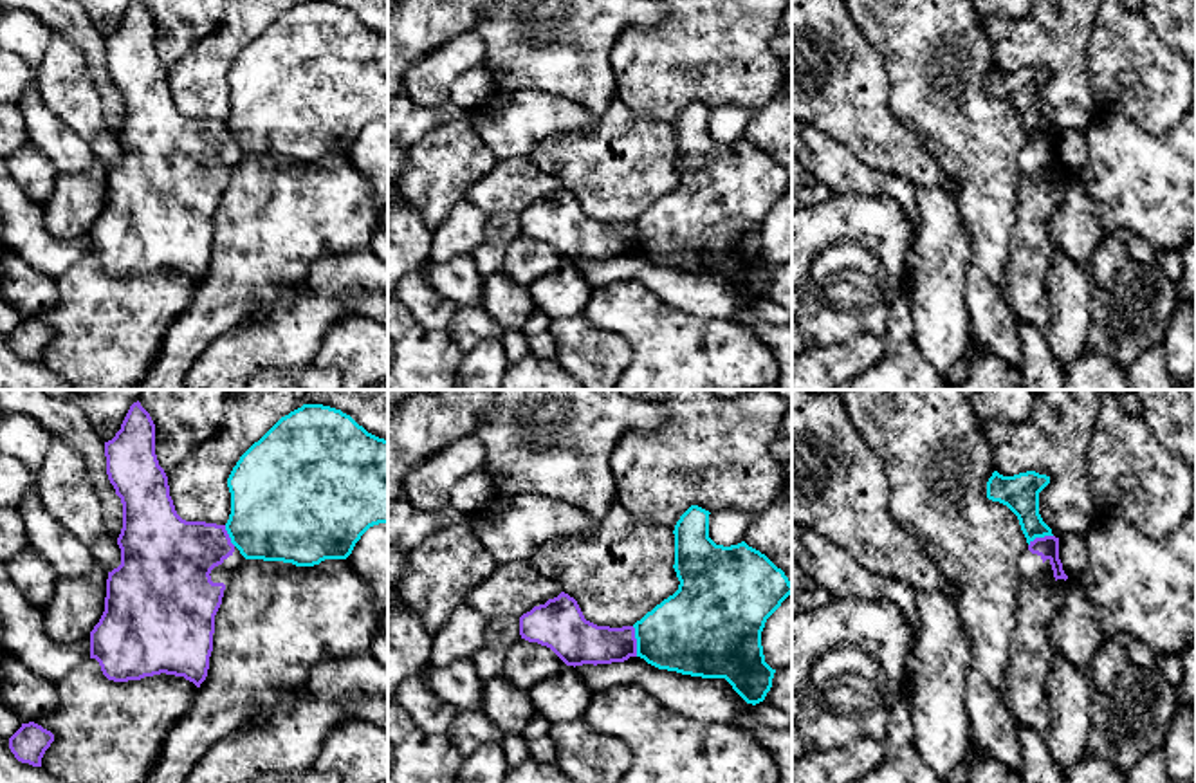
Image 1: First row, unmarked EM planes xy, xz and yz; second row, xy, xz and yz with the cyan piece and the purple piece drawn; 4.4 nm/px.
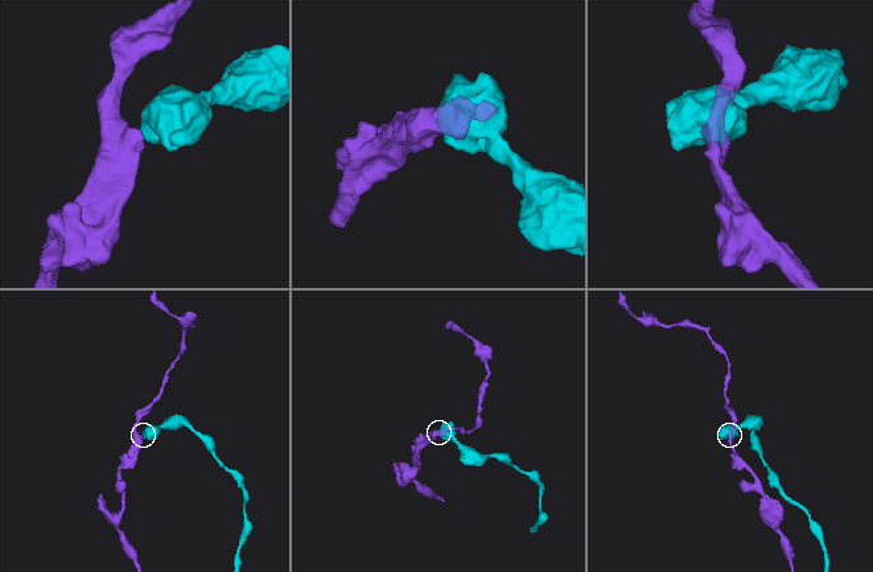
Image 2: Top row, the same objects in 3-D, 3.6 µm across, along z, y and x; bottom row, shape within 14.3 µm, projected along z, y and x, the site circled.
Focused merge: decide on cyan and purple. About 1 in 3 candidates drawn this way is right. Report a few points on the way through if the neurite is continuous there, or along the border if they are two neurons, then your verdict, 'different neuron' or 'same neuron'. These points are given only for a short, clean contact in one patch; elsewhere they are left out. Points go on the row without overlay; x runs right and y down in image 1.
along xz (632, 222), (637, 251) | different neuron

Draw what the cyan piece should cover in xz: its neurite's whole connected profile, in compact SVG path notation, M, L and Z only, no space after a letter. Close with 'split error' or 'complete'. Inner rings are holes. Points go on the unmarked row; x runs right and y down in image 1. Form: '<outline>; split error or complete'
M691 101L675 121L678 186L633 220L637 253L648 260L702 274L725 274L747 298L759 299L776 265L765 258L761 227L792 189L792 179L765 150L745 137L731 143L709 134L709 106Z; complete

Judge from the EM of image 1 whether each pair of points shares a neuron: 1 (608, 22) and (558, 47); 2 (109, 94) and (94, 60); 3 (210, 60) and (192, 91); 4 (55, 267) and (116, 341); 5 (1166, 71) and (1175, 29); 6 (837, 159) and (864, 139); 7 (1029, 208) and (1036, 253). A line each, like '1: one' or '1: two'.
1: one
2: one
3: one
4: two
5: two
6: two
7: one

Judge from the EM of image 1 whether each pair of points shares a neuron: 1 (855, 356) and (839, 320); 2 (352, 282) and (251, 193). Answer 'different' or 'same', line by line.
1: different
2: different

